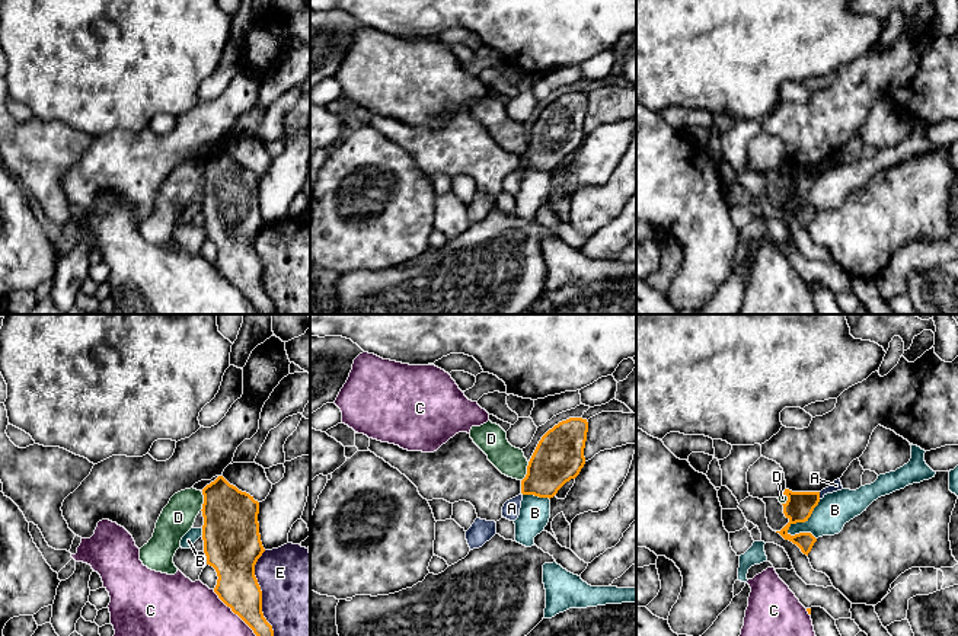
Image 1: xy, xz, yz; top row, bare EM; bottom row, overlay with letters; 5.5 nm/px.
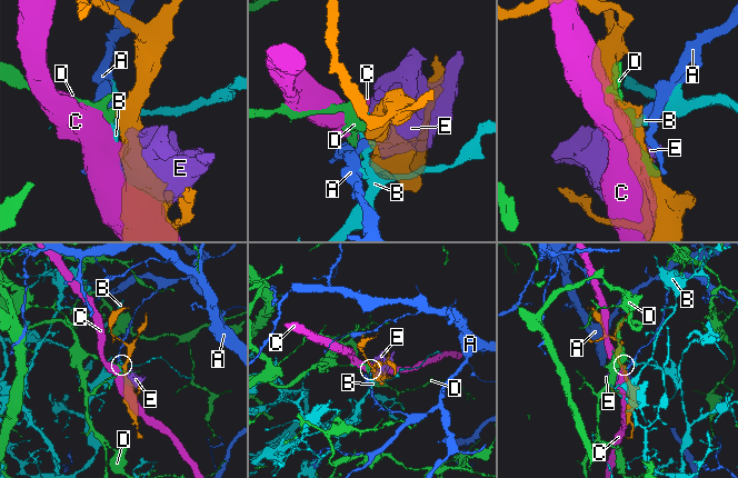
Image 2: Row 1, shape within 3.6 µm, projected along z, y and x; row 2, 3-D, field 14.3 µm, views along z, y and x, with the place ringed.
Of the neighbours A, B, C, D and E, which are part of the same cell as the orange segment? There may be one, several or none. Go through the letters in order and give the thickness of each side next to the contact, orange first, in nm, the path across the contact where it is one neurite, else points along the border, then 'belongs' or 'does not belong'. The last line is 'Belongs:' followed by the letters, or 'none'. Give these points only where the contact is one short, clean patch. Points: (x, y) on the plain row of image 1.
A: 160 nm thick on the orange side, 60 nm on the other; border along yz (818, 166), (820, 172); does not belong
B: 160 nm thick on the orange side, 190 nm on the other; border along yz (820, 173), (804, 195), (797, 195), (789, 201), (788, 208); does not belong
C: 220 nm thick on the orange side, 480 nm on the other; does not belong
D: 280 nm thick on the orange side, 160 nm on the other; border along xz (529, 136), (526, 150), (521, 154); does not belong
E: 240 nm thick on the orange side, 500 nm on the other; does not belong
Belongs: none

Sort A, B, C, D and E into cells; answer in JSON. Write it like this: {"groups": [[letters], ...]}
{"groups": [["A"], ["B"], ["C"], ["D"], ["E"]]}

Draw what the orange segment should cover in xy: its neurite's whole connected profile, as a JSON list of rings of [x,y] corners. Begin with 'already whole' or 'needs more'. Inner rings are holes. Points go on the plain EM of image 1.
already whole; [[[223,150],[207,159],[202,169],[204,227],[218,250],[214,266],[261,314],[274,314],[255,250],[255,239],[265,226],[258,196],[259,176]]]

